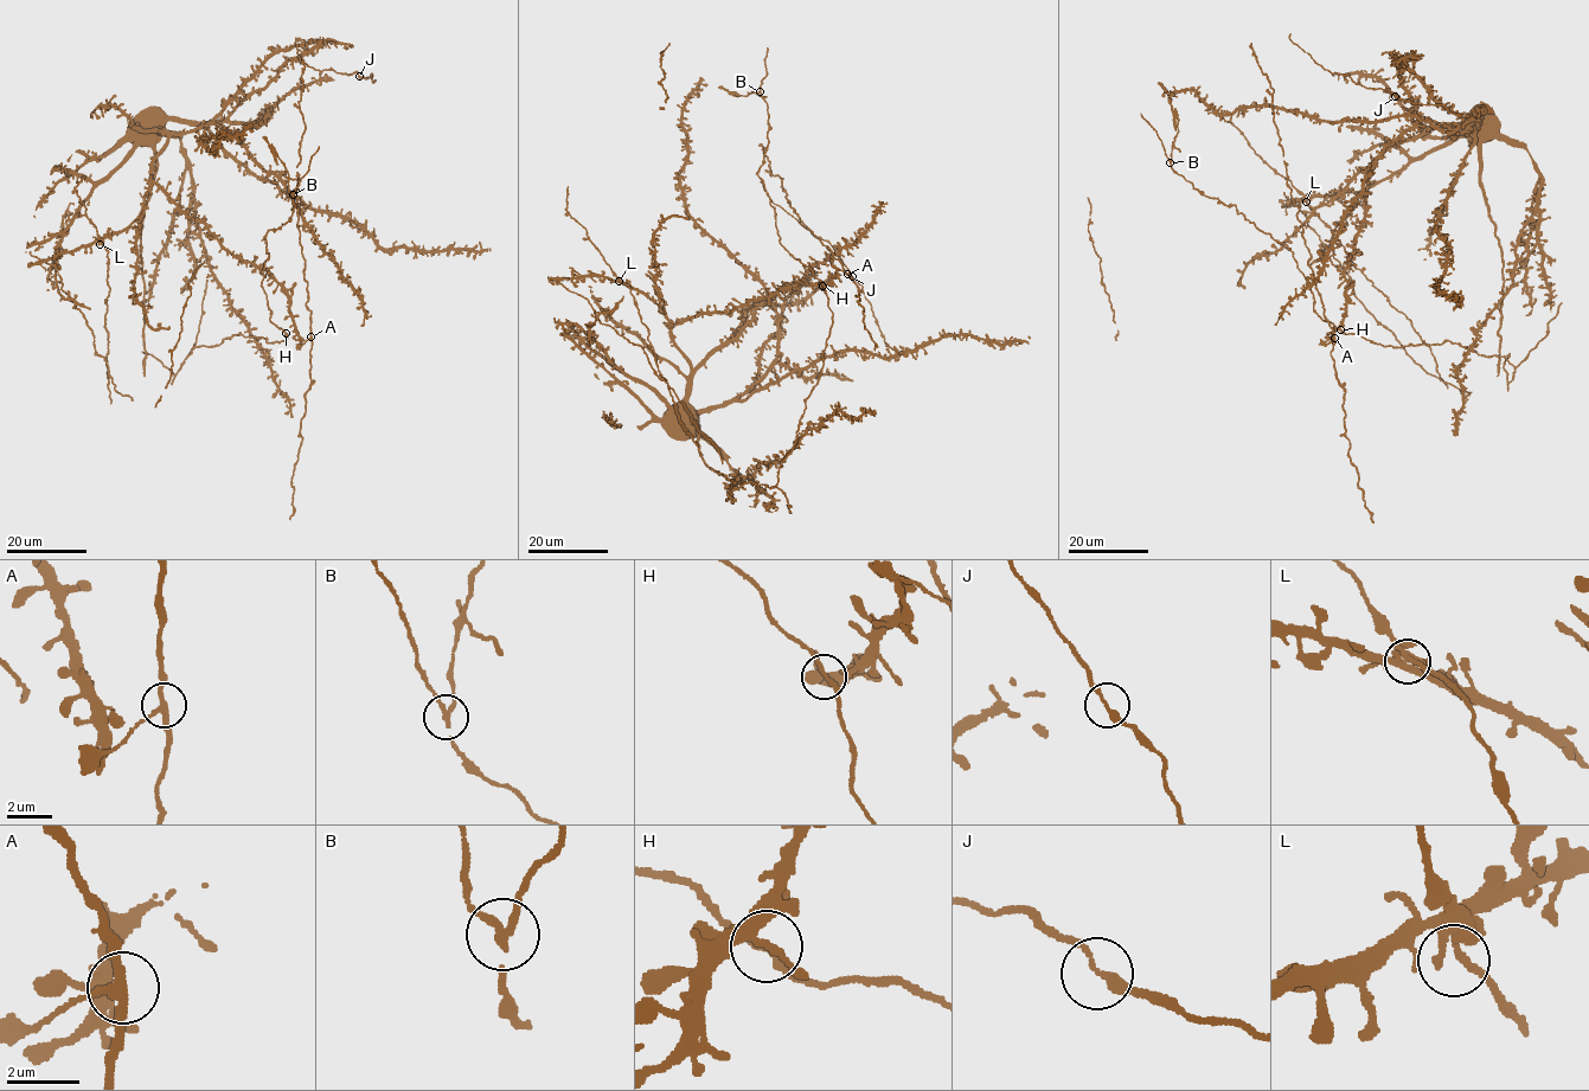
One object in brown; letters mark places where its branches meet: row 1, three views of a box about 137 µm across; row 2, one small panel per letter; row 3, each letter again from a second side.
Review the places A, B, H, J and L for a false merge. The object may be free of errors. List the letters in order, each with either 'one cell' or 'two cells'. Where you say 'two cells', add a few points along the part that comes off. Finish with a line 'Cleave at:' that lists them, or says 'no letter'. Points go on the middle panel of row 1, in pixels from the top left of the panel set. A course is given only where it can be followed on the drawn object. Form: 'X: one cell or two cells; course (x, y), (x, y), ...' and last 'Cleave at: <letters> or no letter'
A: one cell
B: two cells; course (760, 91), (732, 95), (718, 87)
H: one cell
J: one cell
L: one cell
Cleave at: B

